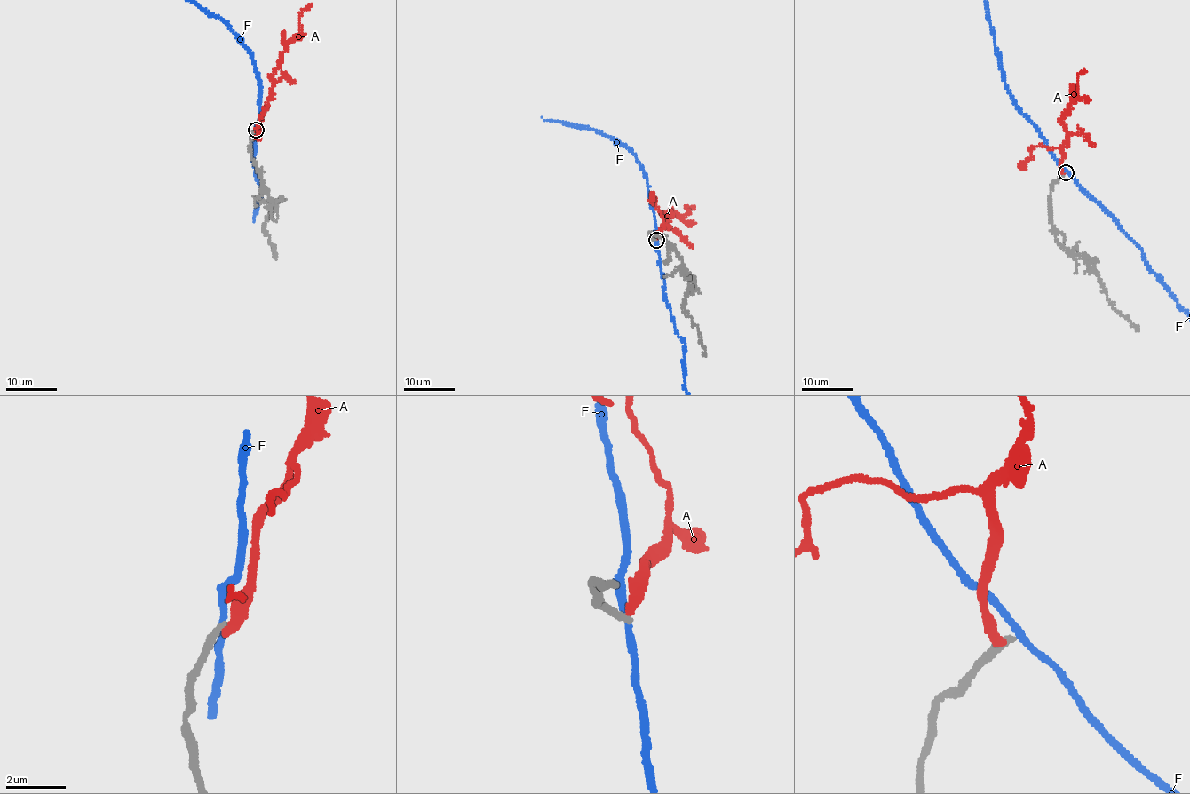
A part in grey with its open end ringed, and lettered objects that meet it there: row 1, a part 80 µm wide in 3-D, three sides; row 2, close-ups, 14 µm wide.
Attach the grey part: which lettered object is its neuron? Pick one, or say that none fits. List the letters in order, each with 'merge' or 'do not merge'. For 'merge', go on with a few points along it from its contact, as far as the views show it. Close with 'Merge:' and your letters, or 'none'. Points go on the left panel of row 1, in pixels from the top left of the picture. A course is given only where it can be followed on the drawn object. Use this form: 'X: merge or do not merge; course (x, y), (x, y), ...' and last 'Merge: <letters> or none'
A: do not merge
F: do not merge
Merge: none

